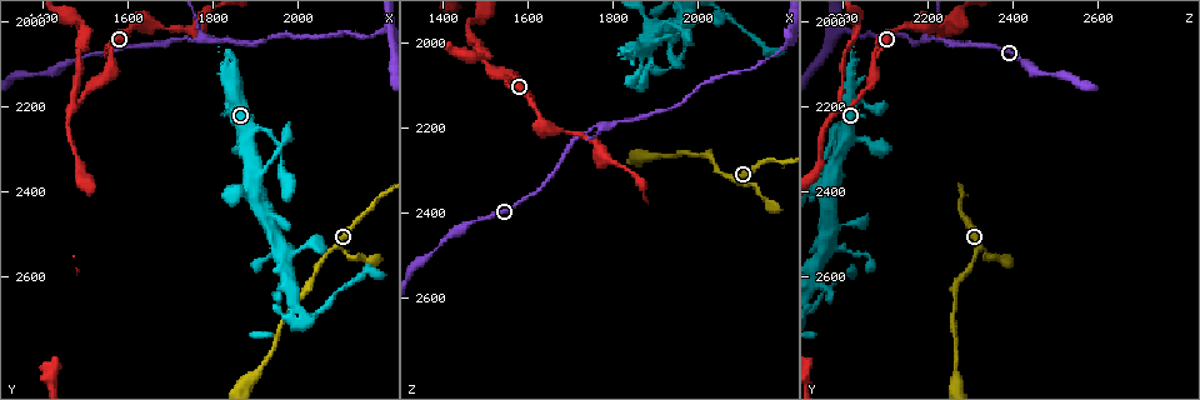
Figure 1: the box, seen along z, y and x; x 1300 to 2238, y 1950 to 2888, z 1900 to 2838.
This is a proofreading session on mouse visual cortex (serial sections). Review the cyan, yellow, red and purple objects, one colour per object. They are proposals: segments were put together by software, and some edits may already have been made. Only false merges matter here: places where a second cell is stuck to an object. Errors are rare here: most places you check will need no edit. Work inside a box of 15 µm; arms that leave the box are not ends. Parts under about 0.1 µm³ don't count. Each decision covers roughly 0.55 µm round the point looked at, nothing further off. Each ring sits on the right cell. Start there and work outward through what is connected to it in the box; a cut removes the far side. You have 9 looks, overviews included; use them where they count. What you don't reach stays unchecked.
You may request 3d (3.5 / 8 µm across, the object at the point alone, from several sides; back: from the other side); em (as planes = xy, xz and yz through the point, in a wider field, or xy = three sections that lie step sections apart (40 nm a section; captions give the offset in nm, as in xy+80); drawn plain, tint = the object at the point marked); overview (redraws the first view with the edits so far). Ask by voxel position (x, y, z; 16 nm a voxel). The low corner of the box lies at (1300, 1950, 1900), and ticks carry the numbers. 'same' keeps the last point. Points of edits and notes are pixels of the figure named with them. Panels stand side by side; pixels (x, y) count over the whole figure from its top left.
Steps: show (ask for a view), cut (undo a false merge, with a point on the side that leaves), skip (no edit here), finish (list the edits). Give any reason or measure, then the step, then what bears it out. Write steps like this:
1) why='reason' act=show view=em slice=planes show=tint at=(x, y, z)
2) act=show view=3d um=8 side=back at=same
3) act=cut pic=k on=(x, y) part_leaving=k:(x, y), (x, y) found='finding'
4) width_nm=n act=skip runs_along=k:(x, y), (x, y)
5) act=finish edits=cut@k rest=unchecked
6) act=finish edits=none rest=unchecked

why='abrupt turn' act=show view=3d um=3.5 at=(1475, 2205, 2000)

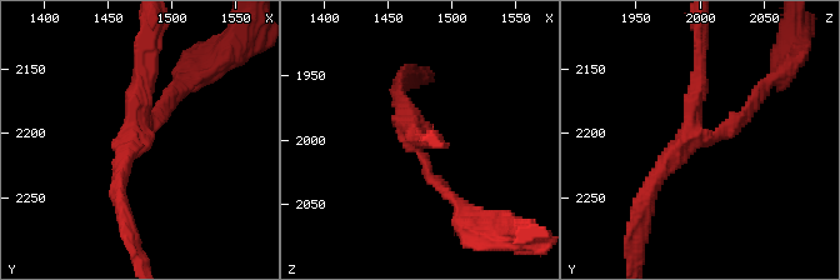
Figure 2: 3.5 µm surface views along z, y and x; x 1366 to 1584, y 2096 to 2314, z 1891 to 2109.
arms=3 arm_widths_nm=150,200,250 act=show view=em slice=planes show=tint at=(1470, 2206, 1998)

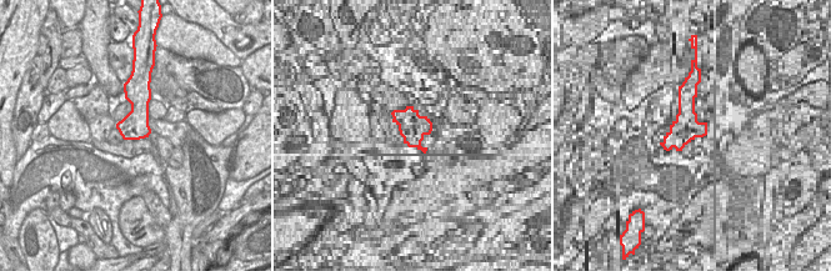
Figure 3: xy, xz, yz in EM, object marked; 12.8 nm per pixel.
width_nm=360 act=skip runs_along=2:(755, 103), (695, 138), (701, 56) found='continuous, no second cell'

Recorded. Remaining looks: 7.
why='three-way junction' act=show view=3d um=3.5 at=(1770, 2045, 2190)

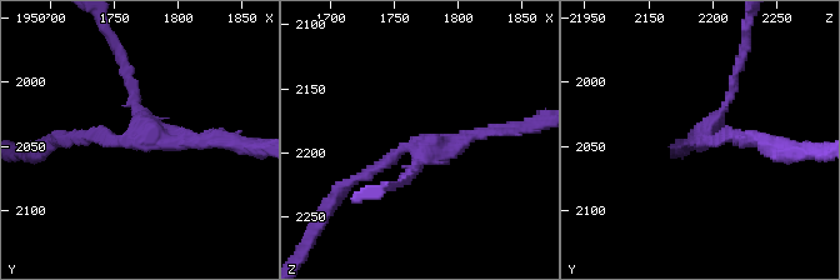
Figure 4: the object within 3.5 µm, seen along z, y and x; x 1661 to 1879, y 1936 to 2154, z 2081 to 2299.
why='now the EM' act=show view=em slice=xy step=1 show=plain at=(1770, 2044, 2194)

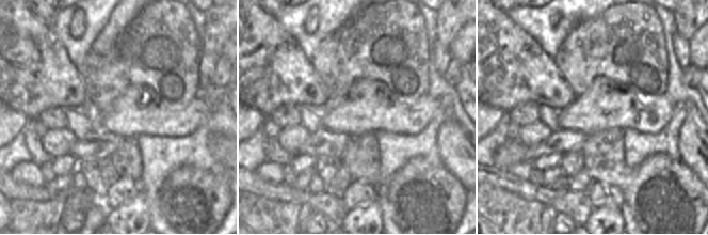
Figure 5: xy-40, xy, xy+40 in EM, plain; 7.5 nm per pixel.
why='where the object lies' act=show view=em slice=xy step=1 show=tint at=same

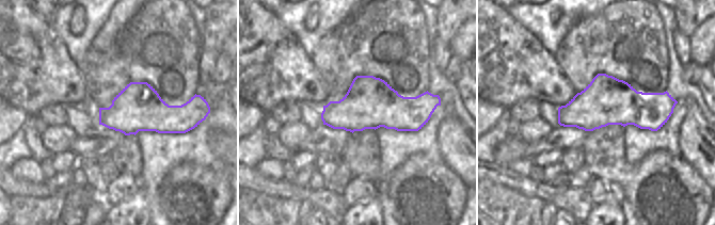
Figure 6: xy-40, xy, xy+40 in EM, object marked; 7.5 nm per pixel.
arms=3 act=skip runs_along=4:(346, 186), (404, 148), (495, 131) found='all the same cell'

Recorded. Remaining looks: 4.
why='thin arm on a thick one' act=show view=em slice=xy step=2 show=tint at=(2205, 2025, 2010)

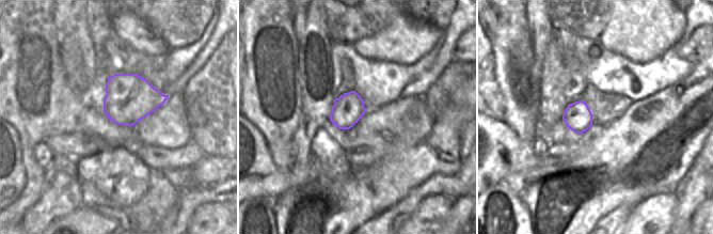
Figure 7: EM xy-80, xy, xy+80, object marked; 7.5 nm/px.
why='see where the arms go' act=show view=3d um=3.5 at=same

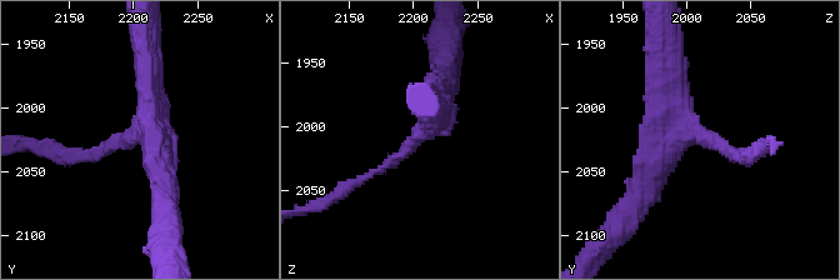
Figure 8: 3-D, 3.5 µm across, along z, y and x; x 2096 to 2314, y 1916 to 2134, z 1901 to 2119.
act=skip found='one cell here'

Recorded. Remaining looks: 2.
why='thick turns thin' act=show view=3d um=3.5 at=(1950, 2305, 1965)

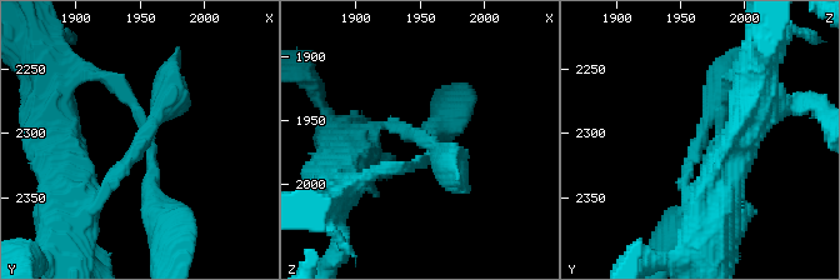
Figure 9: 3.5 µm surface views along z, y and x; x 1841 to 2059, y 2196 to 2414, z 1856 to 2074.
arms=3 arm_widths_nm=150,250,350 act=show view=em slice=xy step=2 show=tint at=(1950, 2310, 1966)

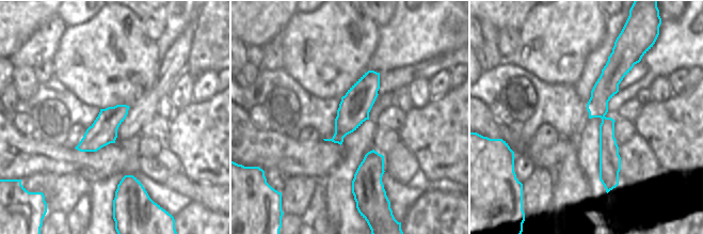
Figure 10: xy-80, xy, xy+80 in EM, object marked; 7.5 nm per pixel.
act=skip found='all the same cell'

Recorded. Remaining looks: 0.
act=finish edits=none rest=unchecked

